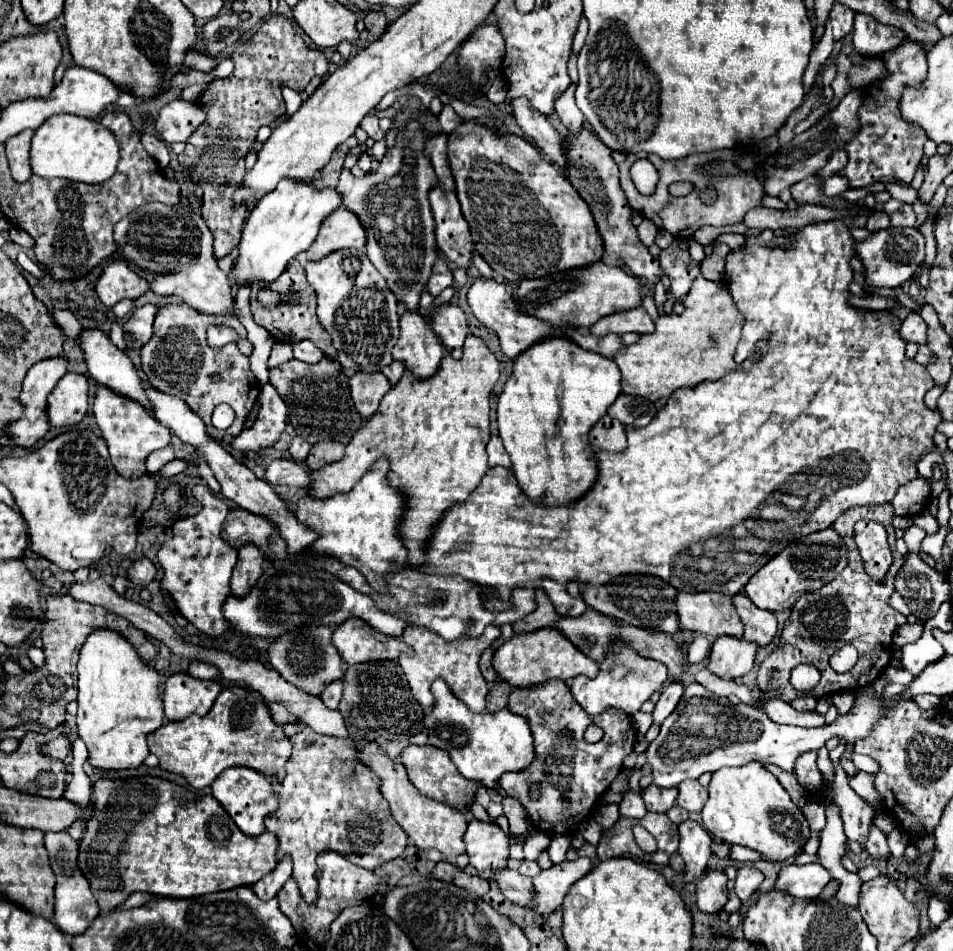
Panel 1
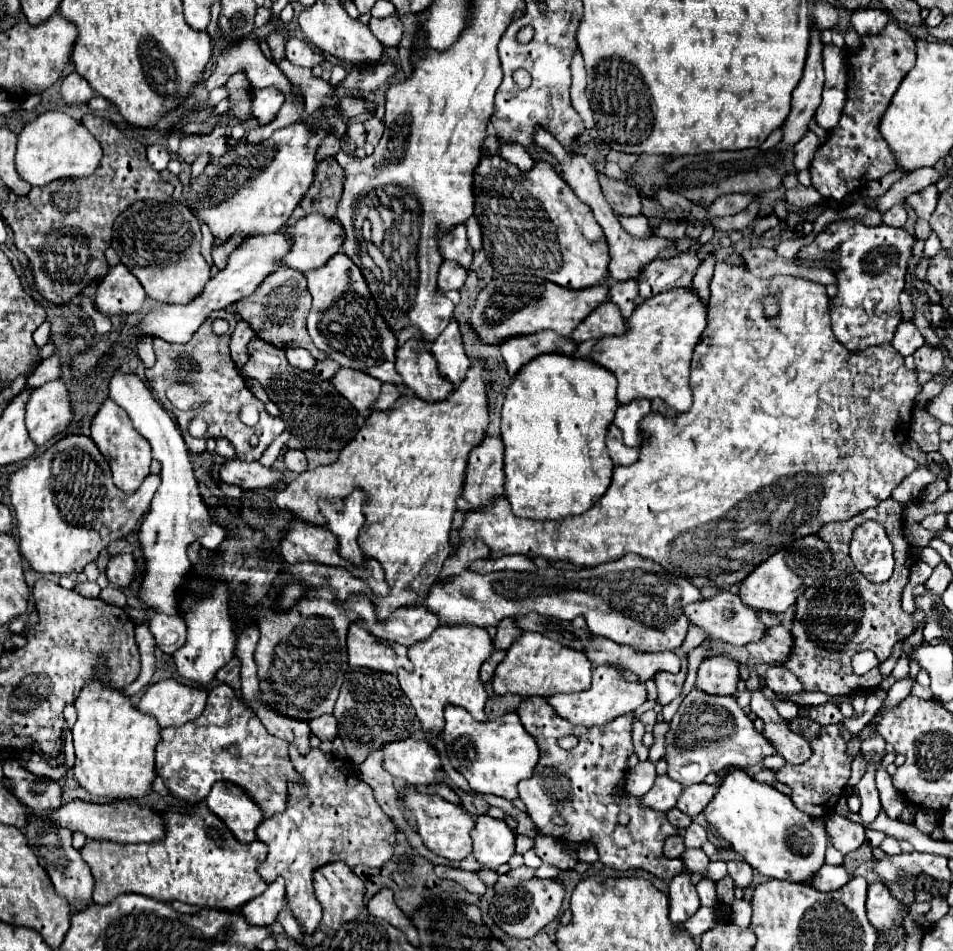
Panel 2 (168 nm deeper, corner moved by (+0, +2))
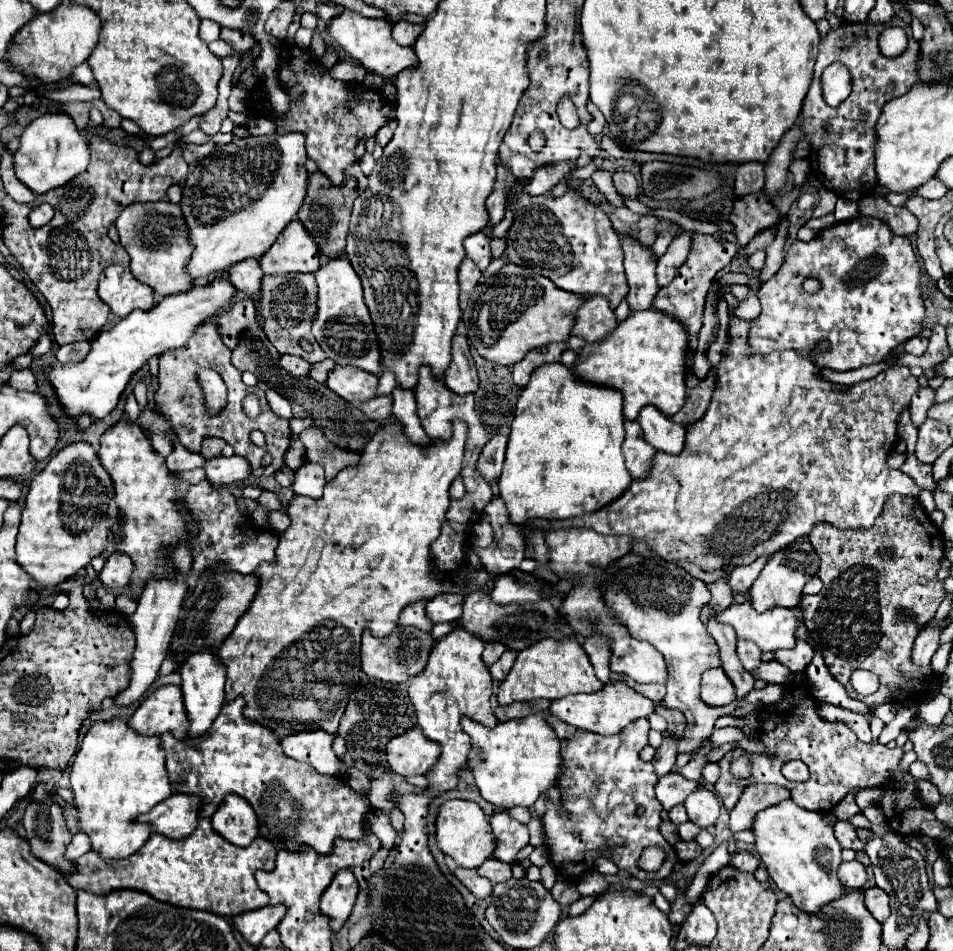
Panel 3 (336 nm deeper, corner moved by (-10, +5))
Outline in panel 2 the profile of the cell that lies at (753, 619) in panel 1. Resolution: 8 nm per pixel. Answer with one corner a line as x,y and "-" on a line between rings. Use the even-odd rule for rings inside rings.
778,625
768,629
764,639
750,643
748,651
752,659
756,659
758,663
782,665
788,661
788,655
792,653
792,645
794,645
794,637
790,629
786,629
784,625

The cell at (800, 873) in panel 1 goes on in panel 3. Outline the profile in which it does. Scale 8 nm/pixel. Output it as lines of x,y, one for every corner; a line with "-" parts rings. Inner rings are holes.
858,860
842,862
842,864
838,866
838,878
840,878
840,884
842,884
846,890
862,888
864,882
866,882
866,868
864,868

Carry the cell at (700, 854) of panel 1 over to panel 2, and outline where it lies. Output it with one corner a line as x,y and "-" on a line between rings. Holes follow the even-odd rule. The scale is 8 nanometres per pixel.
690,873
674,877
668,897
670,897
670,921
674,925
684,923
700,909
700,899
696,887
690,883

